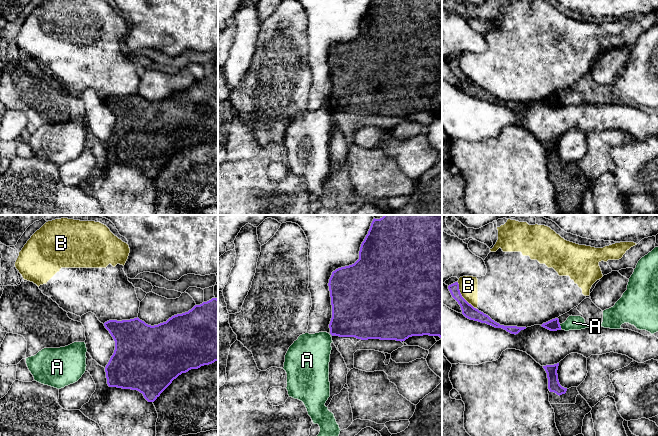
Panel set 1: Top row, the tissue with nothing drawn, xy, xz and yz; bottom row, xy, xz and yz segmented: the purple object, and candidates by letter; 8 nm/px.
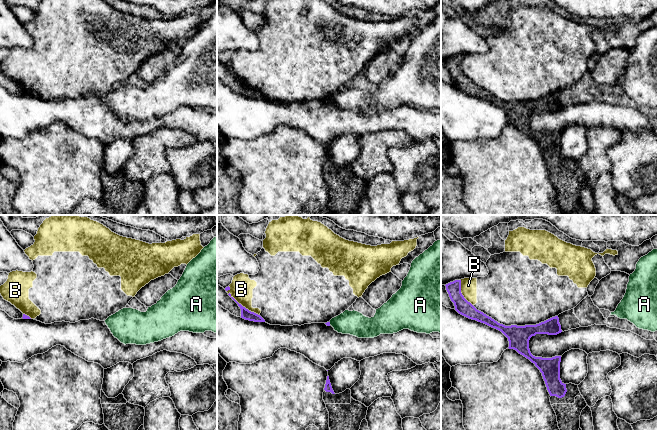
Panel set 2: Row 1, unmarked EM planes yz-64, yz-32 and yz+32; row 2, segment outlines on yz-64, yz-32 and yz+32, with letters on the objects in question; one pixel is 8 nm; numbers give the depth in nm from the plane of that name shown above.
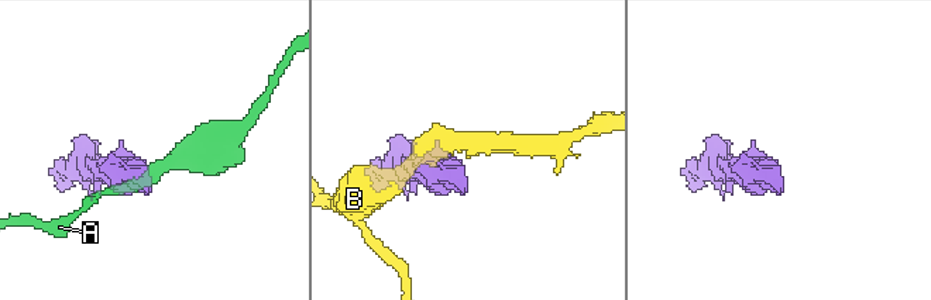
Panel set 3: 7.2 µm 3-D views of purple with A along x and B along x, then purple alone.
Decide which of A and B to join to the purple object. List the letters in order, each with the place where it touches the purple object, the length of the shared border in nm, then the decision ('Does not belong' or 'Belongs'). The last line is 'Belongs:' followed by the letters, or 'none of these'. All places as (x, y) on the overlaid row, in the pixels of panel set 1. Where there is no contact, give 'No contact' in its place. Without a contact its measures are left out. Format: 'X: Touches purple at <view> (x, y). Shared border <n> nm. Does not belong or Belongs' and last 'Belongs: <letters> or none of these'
A: Touches purple at yz (560, 326). Shared border 40 nm. Does not belong
B: Touches purple at yz (461, 296). Shared border 280 nm. Does not belong
Belongs: none of these

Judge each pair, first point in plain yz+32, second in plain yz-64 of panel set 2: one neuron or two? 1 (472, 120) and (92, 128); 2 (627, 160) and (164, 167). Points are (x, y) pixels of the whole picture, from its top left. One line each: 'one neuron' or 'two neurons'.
1: one neuron
2: two neurons

